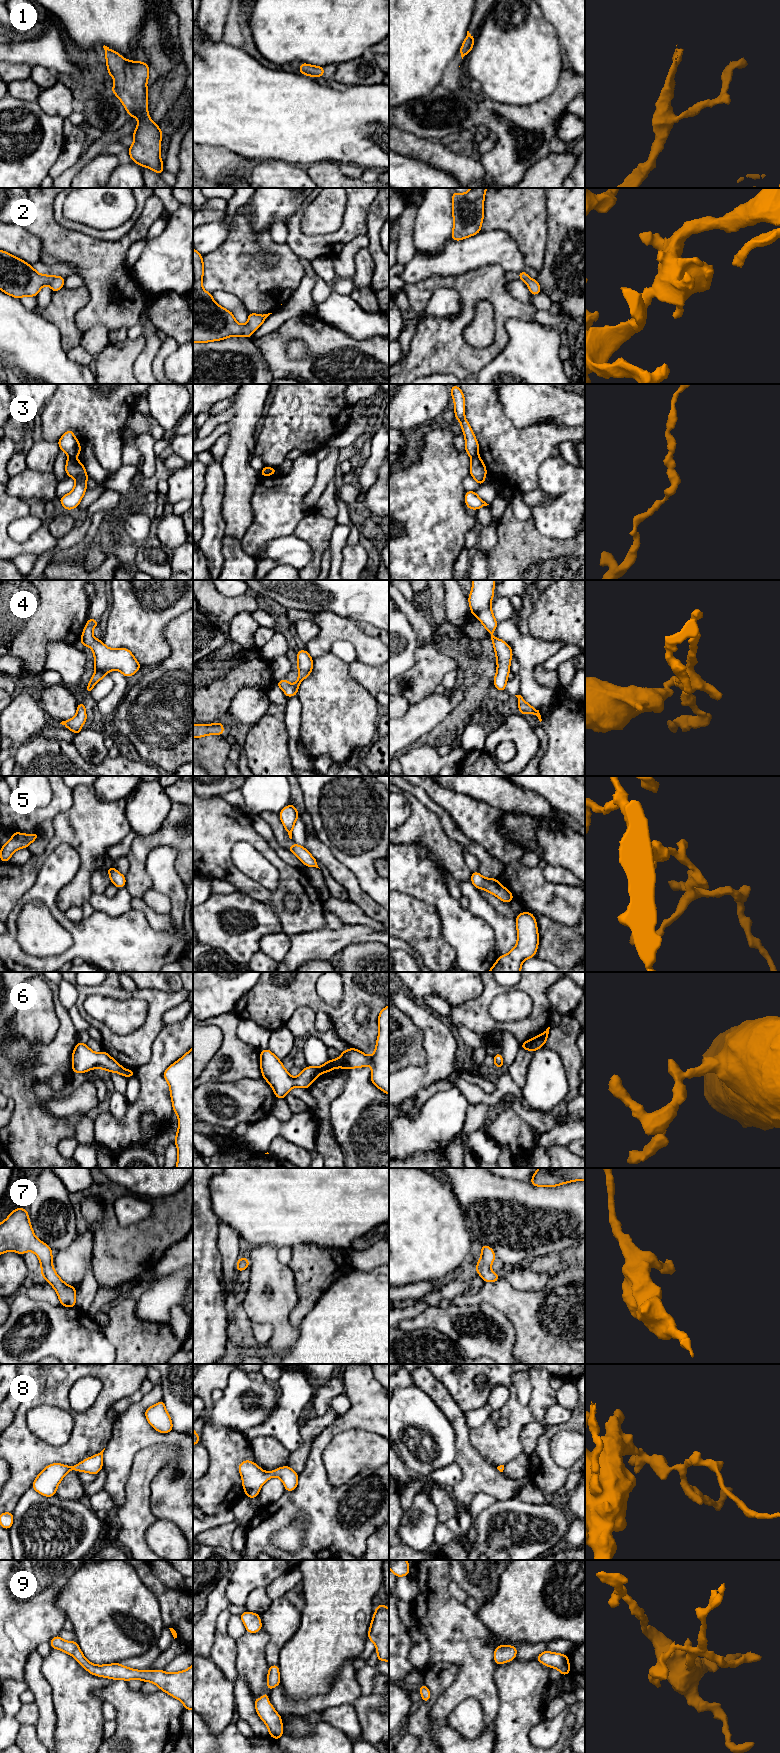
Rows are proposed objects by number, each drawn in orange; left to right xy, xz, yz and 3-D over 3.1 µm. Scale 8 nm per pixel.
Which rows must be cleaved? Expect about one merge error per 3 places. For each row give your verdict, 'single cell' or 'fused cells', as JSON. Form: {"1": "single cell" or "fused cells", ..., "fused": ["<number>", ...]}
{"1": "single cell", "2": "single cell", "3": "fused cells", "4": "single cell", "5": "single cell", "6": "single cell", "7": "single cell", "8": "single cell", "9": "single cell", "fused": ["3"]}

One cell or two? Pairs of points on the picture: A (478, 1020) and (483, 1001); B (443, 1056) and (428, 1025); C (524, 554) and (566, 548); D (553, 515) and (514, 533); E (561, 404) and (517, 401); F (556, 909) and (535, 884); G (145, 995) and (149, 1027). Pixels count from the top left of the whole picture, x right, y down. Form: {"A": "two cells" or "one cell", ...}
{"A": "one cell", "B": "one cell", "C": "one cell", "D": "two cells", "E": "one cell", "F": "one cell", "G": "one cell"}

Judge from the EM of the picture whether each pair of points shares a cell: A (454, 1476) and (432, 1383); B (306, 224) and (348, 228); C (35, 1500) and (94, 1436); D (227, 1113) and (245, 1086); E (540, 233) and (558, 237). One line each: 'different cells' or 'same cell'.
A: different cells
B: different cells
C: different cells
D: same cell
E: different cells

